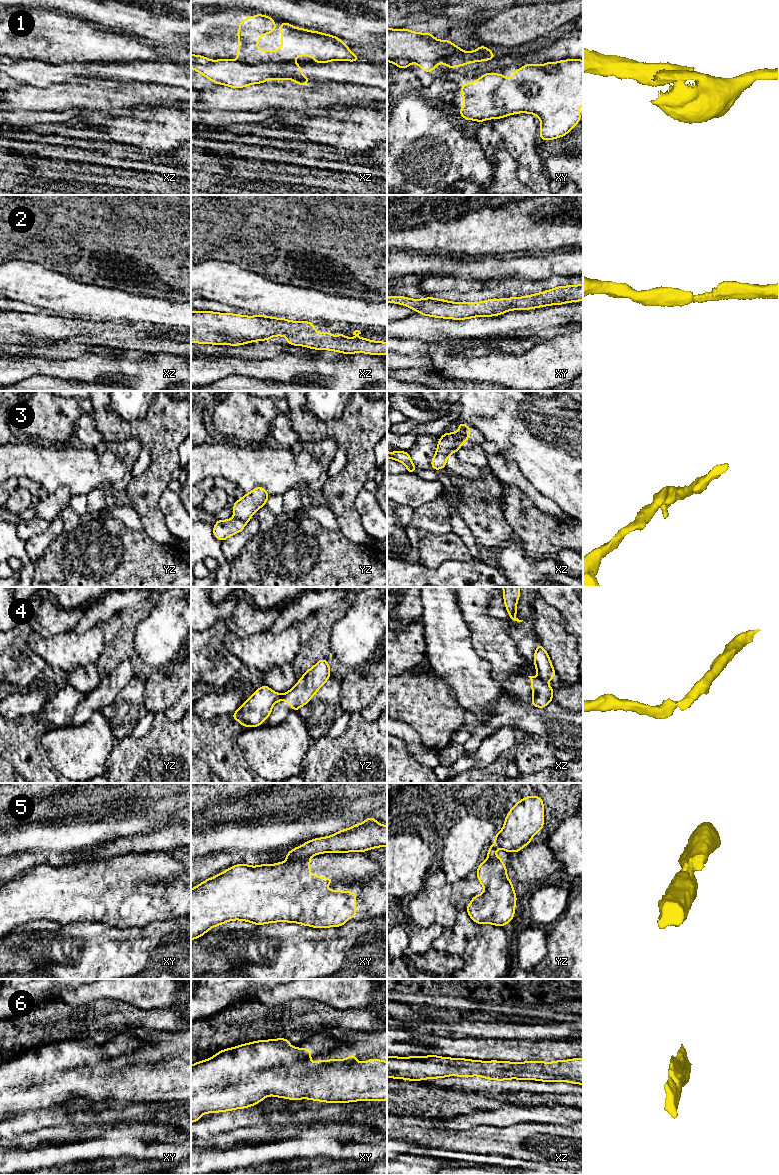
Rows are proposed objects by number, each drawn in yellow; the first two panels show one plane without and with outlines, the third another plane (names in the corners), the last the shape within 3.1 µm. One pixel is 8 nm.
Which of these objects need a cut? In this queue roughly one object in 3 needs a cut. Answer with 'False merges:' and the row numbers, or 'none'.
False merges: 1, 3, 4, 5

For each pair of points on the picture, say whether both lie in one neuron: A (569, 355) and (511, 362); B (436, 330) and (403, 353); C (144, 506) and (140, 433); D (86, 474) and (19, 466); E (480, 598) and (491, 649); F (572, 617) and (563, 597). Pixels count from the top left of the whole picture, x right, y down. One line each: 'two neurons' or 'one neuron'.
A: one neuron
B: two neurons
C: one neuron
D: one neuron
E: one neuron
F: one neuron

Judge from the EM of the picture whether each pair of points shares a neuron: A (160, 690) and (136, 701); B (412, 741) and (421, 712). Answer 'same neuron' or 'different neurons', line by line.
A: different neurons
B: different neurons

